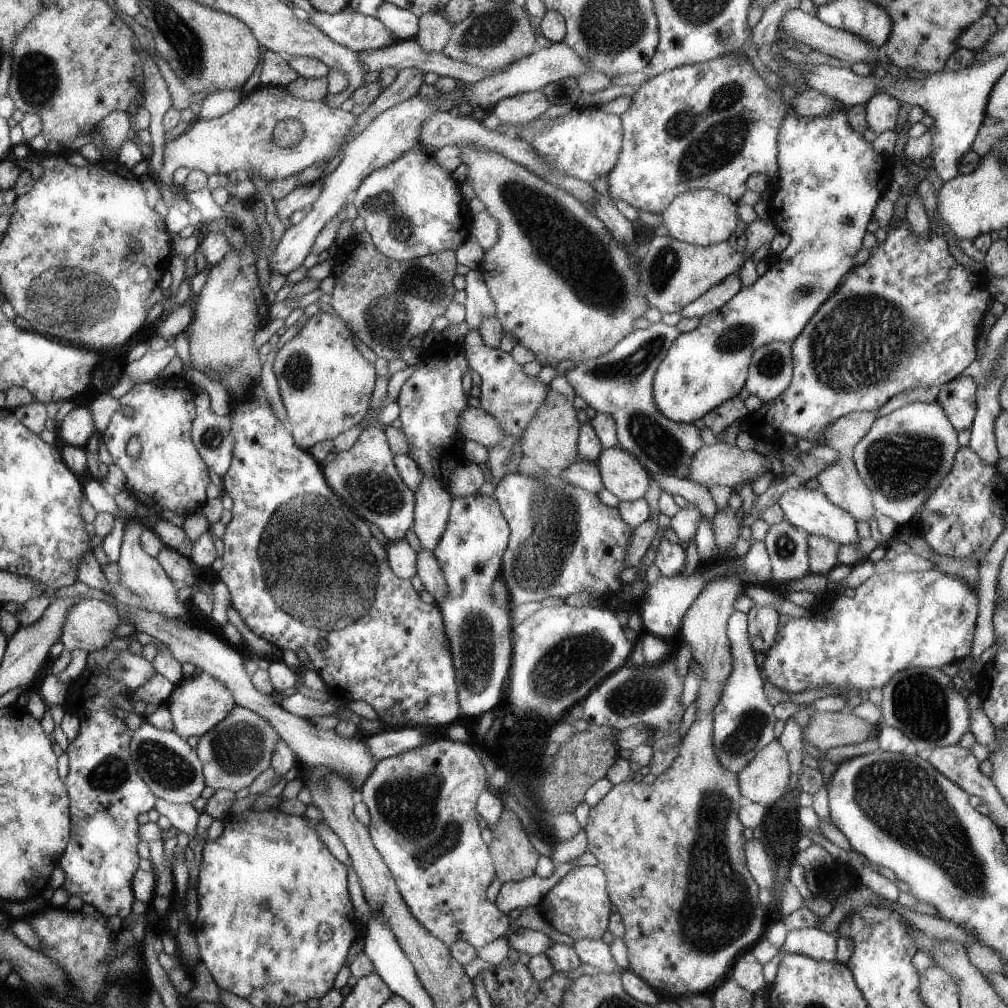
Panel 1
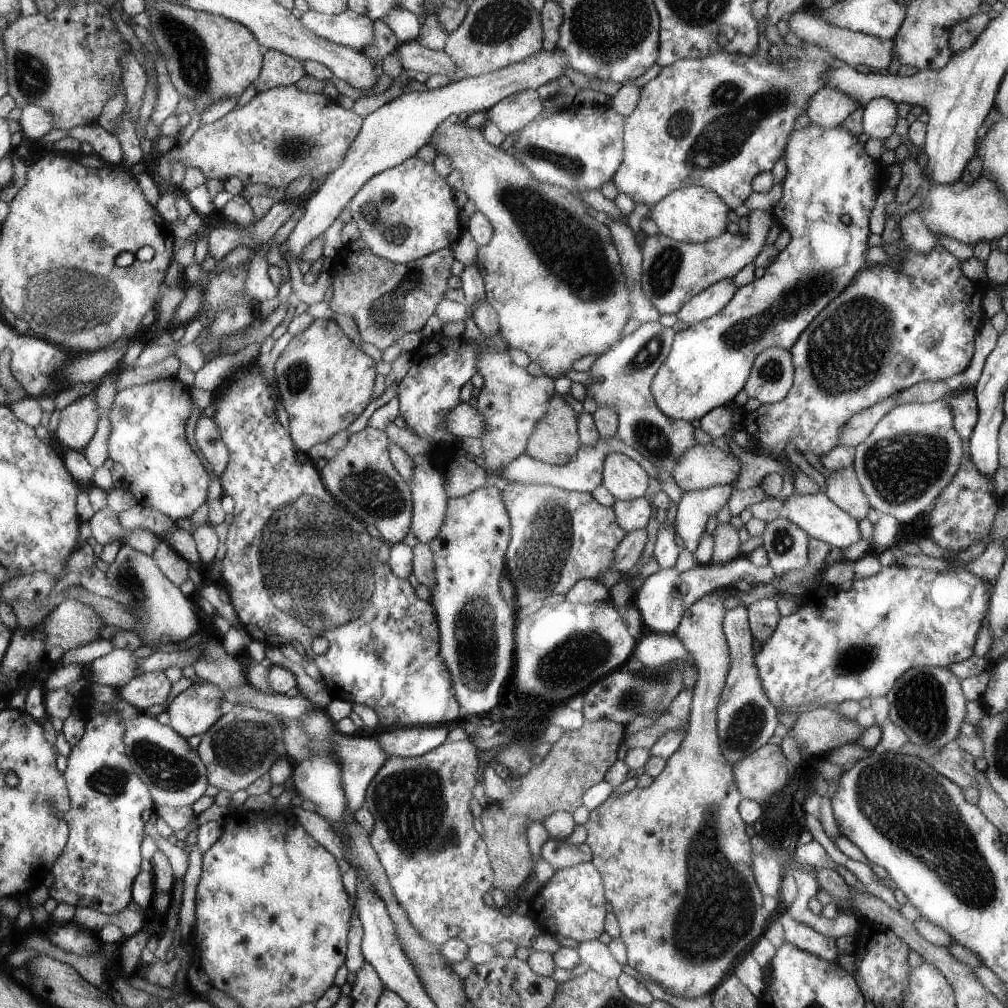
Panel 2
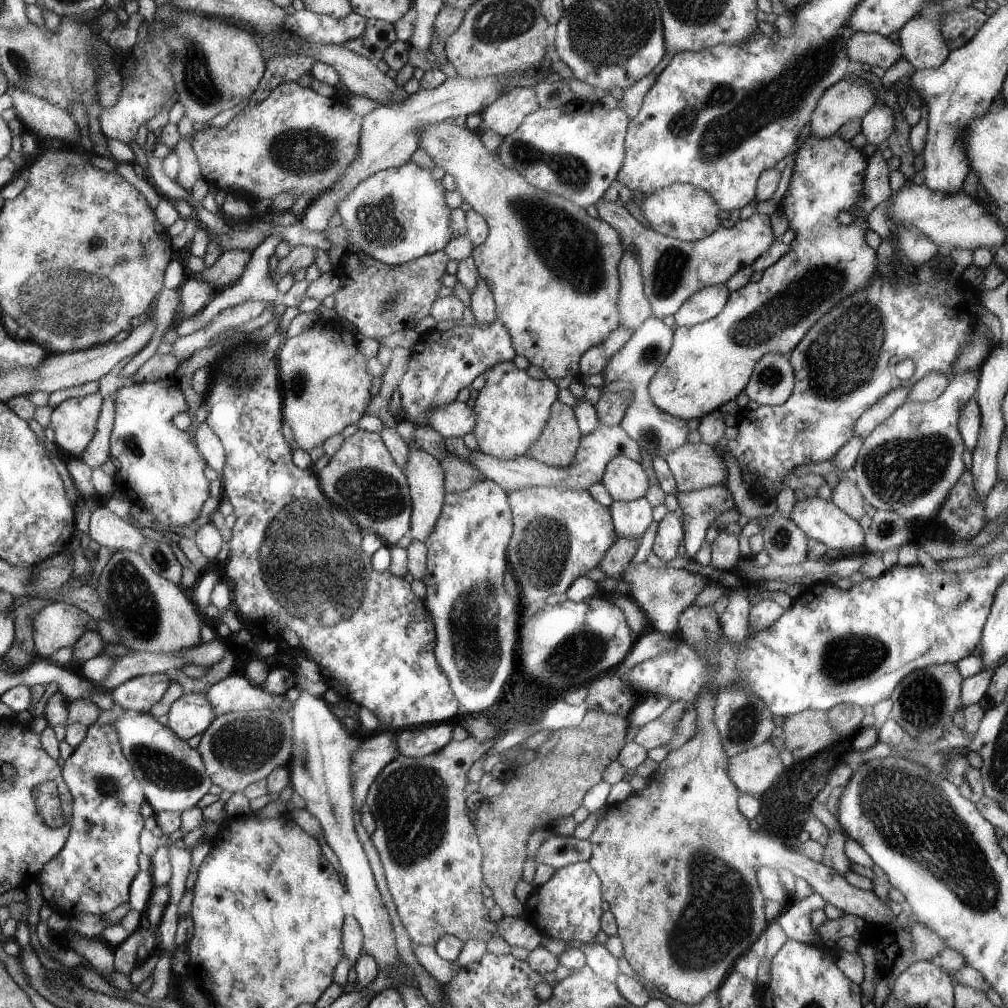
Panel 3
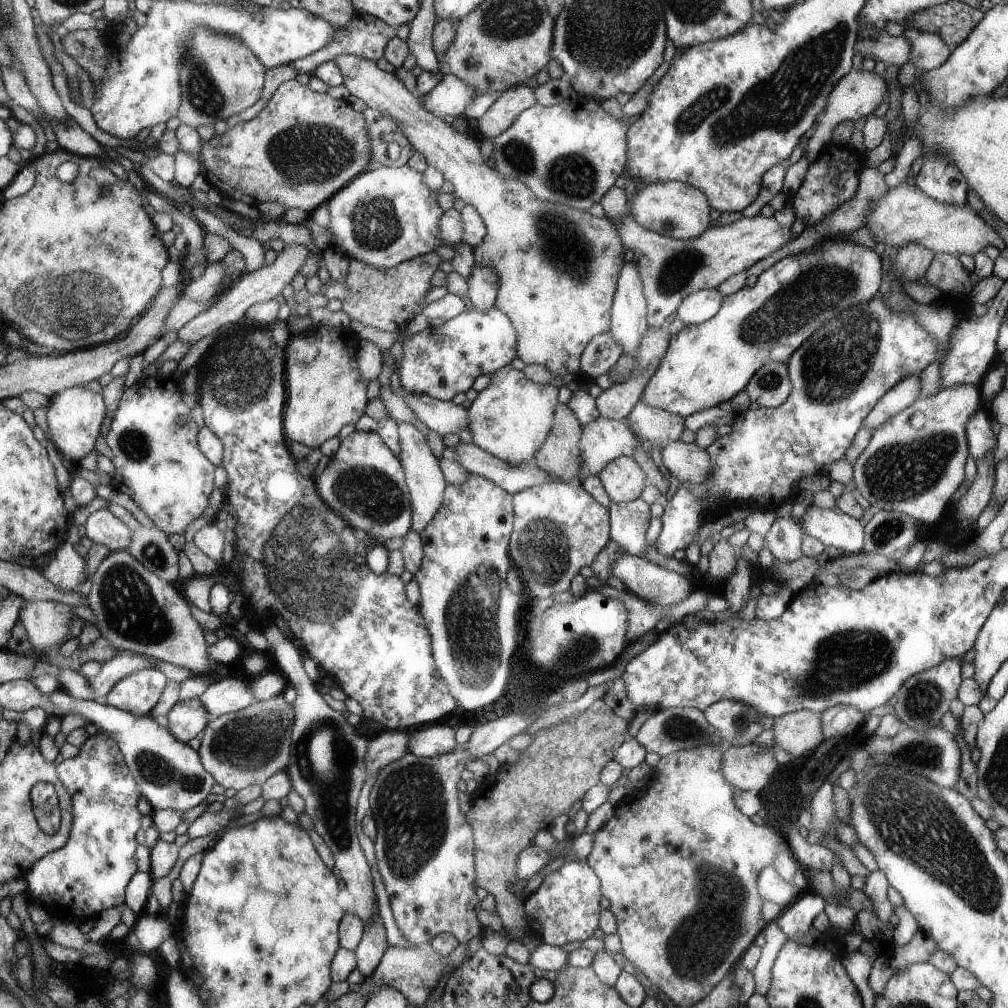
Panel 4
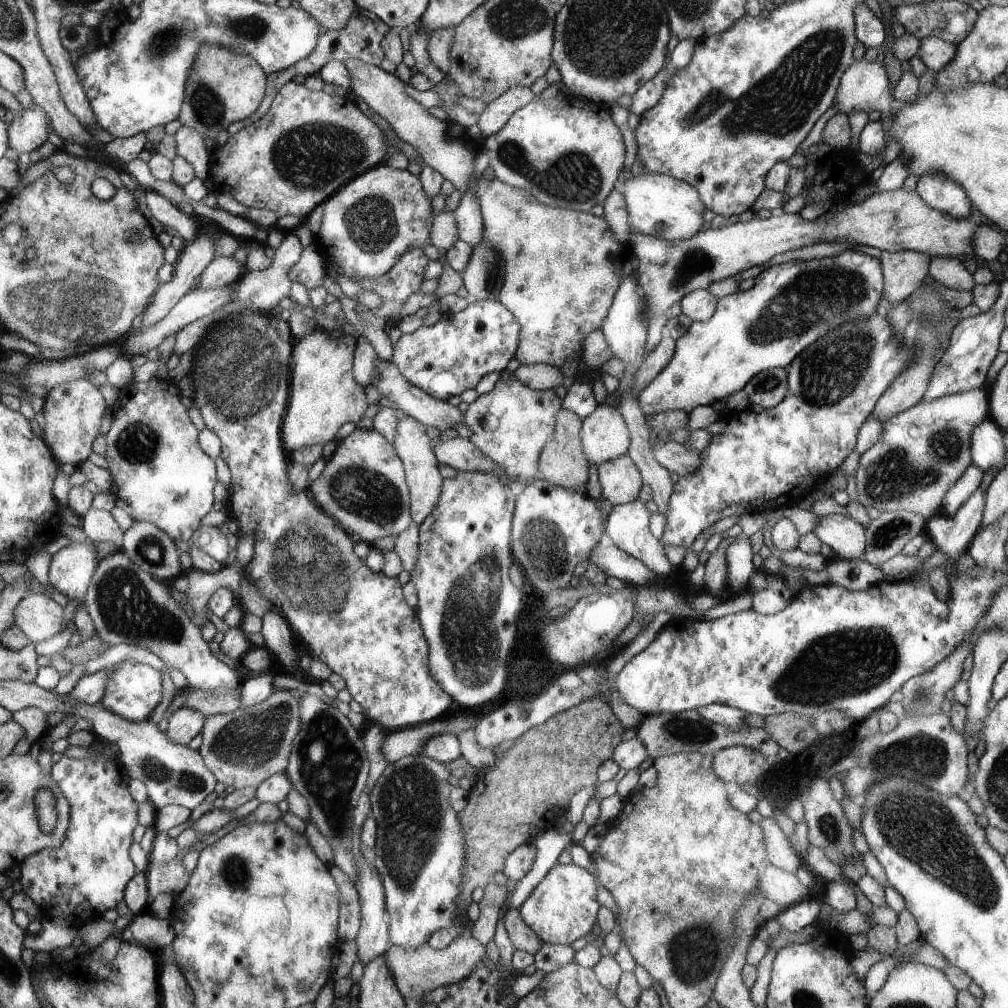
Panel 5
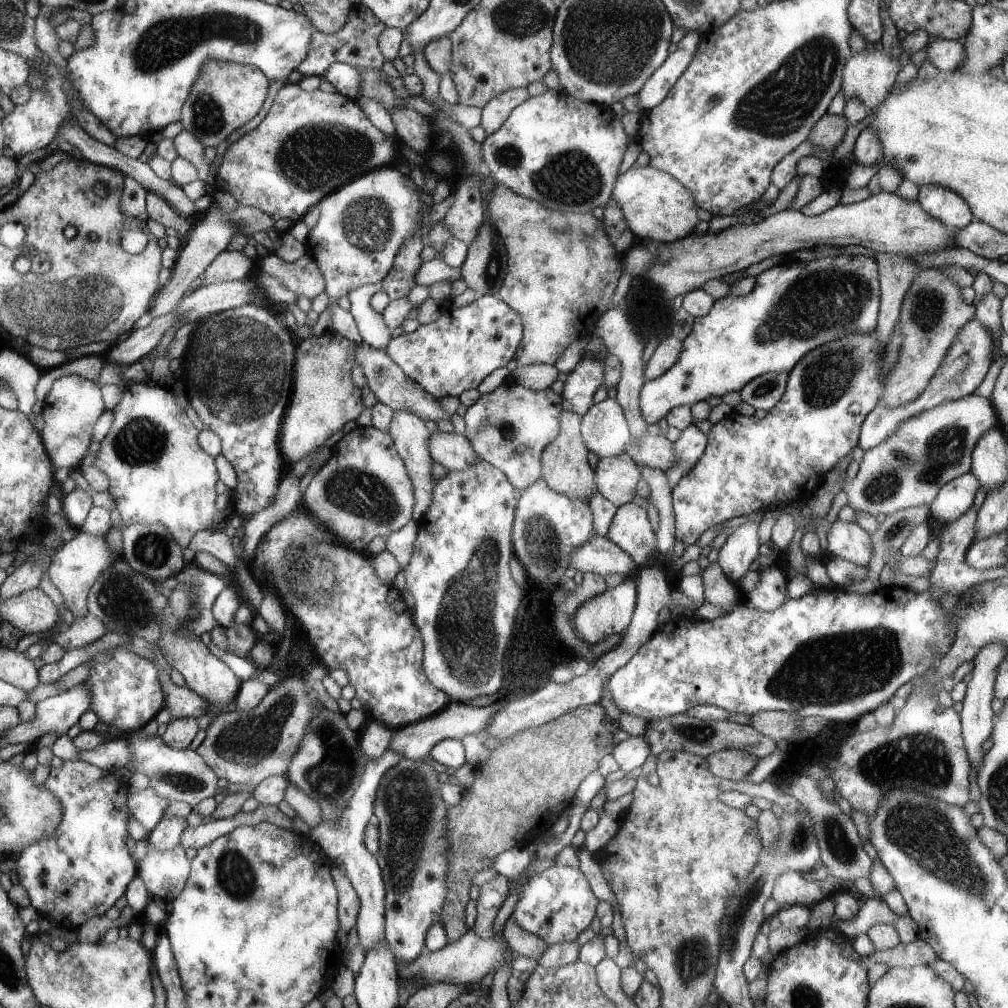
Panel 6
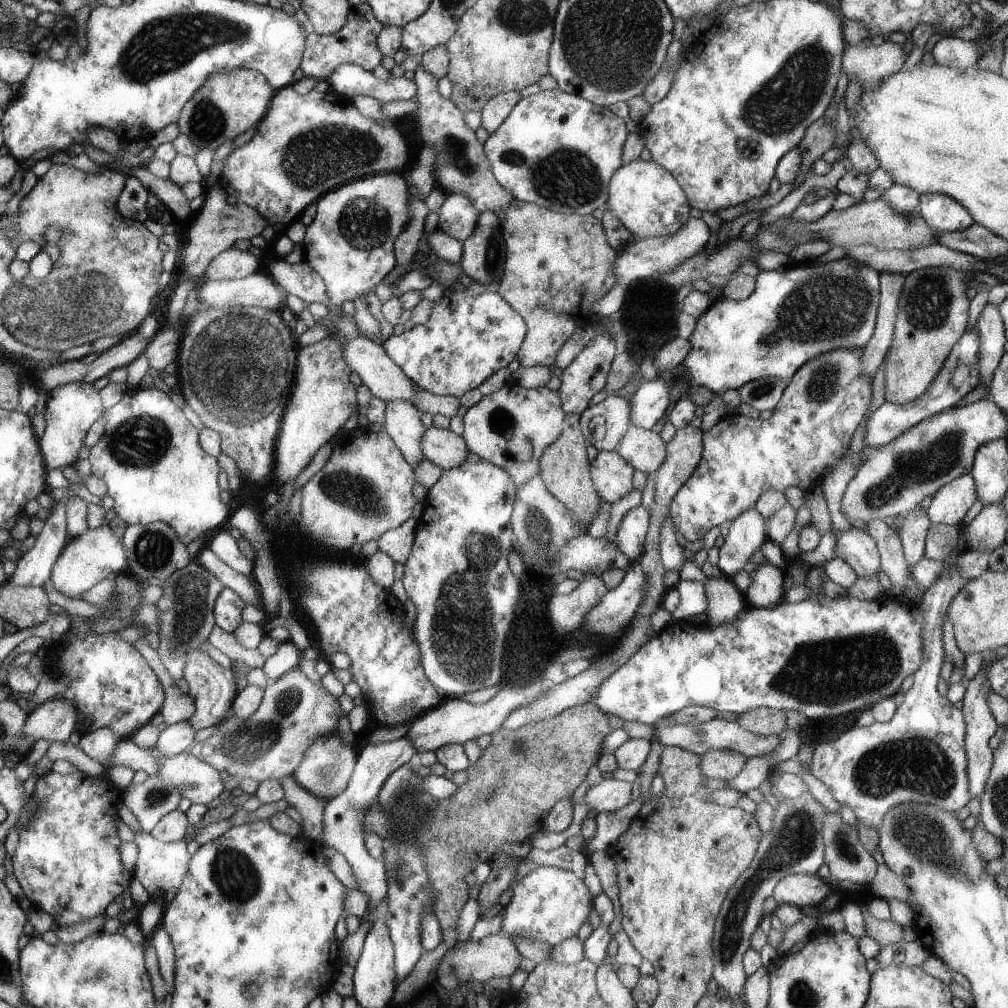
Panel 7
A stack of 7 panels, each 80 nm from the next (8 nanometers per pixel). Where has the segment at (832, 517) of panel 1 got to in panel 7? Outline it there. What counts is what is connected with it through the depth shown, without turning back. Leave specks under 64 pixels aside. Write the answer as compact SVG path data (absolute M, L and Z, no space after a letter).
M852 527L838 531L835 552L862 578L878 577L881 558L876 541L864 530Z

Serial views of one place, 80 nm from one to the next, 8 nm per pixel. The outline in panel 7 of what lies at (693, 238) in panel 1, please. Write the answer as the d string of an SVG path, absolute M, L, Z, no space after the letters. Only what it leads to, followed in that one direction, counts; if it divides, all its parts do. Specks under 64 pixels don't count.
M640 159L623 164L611 178L607 208L630 231L632 238L667 237L676 234L690 216L692 207L686 193L671 172L654 161Z

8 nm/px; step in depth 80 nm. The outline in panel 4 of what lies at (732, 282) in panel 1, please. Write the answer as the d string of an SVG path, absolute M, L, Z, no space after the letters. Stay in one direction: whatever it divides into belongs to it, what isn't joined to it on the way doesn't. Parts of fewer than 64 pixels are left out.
M702 289L690 293L676 310L686 326L695 326L712 318L722 306L723 294L718 289Z

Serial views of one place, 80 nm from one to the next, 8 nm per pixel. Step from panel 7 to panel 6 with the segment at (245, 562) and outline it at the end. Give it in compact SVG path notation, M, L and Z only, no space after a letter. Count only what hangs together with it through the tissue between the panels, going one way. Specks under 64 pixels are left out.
M208 529L195 534L188 546L192 552L202 551L215 555L220 562L235 570L236 554L232 547L232 540L220 530Z

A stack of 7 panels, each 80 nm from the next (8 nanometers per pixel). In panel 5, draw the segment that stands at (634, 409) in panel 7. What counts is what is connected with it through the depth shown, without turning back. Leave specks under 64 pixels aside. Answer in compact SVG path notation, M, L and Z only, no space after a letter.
M849 248L841 254L834 257L823 257L820 259L812 259L809 261L793 260L776 266L765 268L756 278L755 284L750 290L736 291L734 294L718 299L716 312L706 322L693 321L690 328L680 338L675 340L675 351L667 365L660 371L650 384L647 384L641 393L637 396L641 409L644 413L654 414L662 411L682 411L690 414L694 408L699 406L711 406L718 400L726 400L733 392L742 390L758 374L766 369L786 368L795 358L812 342L816 342L816 338L820 338L823 334L829 333L829 330L835 329L846 321L854 321L858 317L869 317L871 314L881 310L879 308L879 300L883 293L883 272L881 269L881 260L878 257L868 255L859 249Z

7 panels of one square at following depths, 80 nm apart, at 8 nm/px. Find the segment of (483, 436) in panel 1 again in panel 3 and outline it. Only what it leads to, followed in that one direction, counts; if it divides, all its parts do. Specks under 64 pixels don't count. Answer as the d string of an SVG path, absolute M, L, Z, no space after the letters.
M456 400L446 406L434 407L429 414L427 424L444 439L450 436L463 437L473 432L476 424L476 415L473 408Z

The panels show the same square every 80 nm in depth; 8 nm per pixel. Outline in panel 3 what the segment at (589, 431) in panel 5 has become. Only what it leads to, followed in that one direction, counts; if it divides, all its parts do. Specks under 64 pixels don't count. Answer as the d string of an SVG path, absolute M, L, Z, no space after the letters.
M598 425L594 432L583 436L579 445L578 457L574 464L566 468L553 467L537 461L528 454L509 461L501 461L482 451L470 451L469 461L482 472L484 478L499 483L510 494L512 491L533 486L567 488L572 490L588 490L595 482L601 482L607 464L615 456L626 455L640 462L640 447L635 440L621 430L621 426L607 427Z

